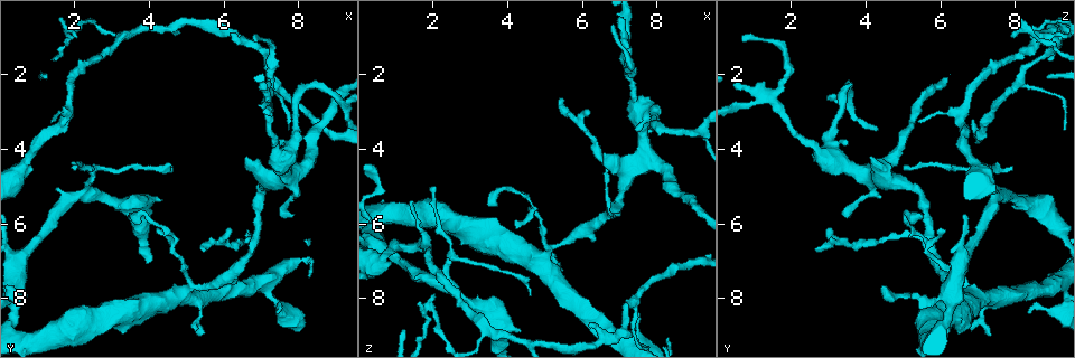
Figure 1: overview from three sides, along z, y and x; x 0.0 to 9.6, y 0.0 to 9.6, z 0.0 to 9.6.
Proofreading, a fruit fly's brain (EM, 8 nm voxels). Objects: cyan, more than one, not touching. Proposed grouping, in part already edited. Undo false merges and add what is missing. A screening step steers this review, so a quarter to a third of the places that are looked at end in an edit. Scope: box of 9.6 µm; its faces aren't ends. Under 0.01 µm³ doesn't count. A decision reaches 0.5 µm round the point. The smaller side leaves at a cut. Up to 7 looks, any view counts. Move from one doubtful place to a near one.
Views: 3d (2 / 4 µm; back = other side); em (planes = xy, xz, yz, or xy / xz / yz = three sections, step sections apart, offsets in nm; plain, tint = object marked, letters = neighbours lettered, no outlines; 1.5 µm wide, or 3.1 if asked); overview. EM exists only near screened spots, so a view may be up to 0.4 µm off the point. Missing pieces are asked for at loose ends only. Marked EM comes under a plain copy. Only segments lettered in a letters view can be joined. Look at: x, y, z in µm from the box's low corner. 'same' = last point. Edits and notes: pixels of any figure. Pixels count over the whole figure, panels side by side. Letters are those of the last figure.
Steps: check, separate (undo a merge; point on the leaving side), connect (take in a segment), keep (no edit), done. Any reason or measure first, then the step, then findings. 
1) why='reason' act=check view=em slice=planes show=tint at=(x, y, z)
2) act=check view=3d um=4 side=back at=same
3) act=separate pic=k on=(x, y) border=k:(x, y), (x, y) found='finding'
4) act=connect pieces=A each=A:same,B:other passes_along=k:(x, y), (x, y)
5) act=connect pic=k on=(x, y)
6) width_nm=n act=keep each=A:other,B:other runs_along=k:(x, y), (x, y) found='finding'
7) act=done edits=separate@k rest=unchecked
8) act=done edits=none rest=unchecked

act=check view=em slice=planes show=tint at=(3.85, 5.70, 5.00)

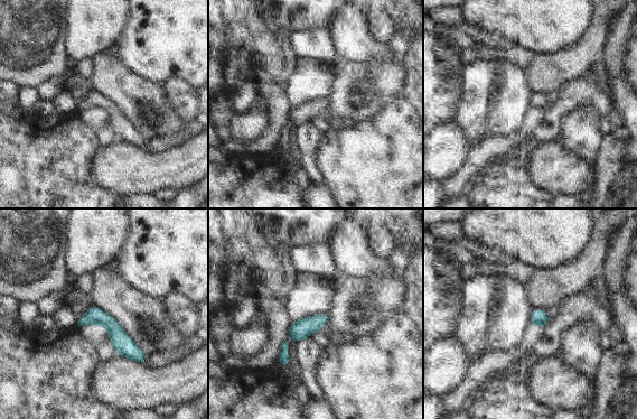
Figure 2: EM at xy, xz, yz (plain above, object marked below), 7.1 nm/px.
act=check view=em slice=planes show=letters at=same

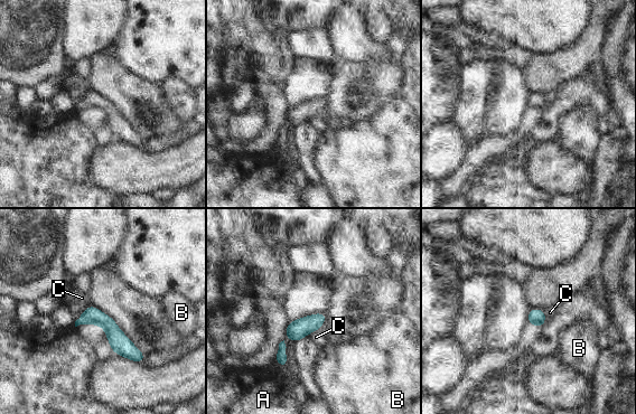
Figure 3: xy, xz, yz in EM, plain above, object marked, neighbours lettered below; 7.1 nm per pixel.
width_nm=120 act=keep each=A:other,B:other,C:other border=3:(317, 329), (306, 336) found='continuous, no second neuron'

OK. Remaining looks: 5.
why='a narrow waist' act=check view=em slice=xy step=8 show=letters at=(7.45, 2.20, 8.10)

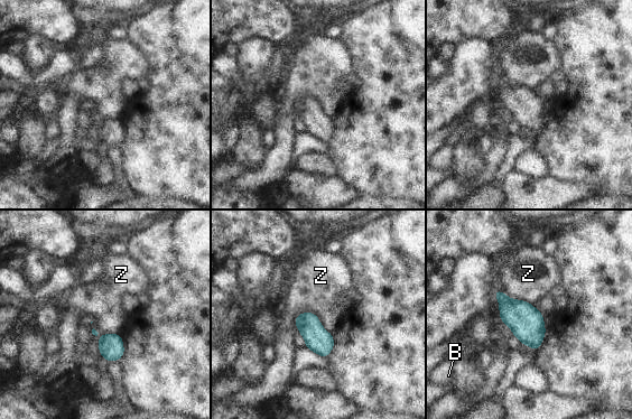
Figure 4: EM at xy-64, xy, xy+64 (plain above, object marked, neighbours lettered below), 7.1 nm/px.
act=keep each=B:other,Z:other border=4:(499, 289), (544, 315) found='all the same neuron'

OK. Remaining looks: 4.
why='tapers out' act=check view=3d um=4 at=(7.90, 5.85, 3.50)

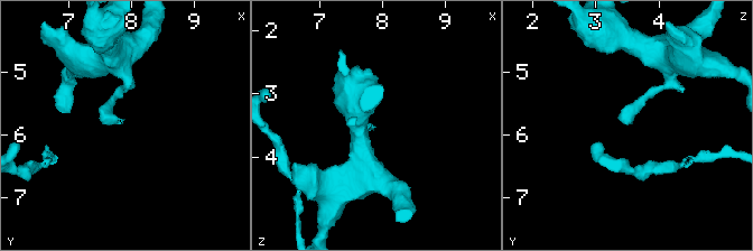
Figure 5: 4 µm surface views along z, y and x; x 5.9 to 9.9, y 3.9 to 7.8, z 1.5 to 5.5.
act=check view=em slice=planes show=letters at=(7.85, 5.80, 3.55)

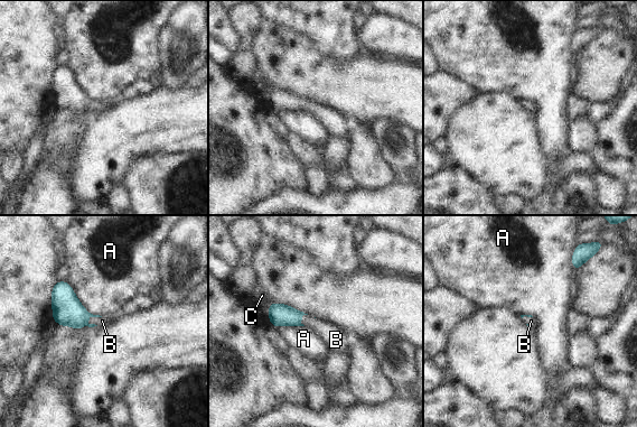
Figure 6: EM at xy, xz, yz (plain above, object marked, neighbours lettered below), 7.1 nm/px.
act=connect pieces=B each=A:other,B:same,C:other found='it goes on there'

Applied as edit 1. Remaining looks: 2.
act=done edits=connect@6 rest=unchecked

